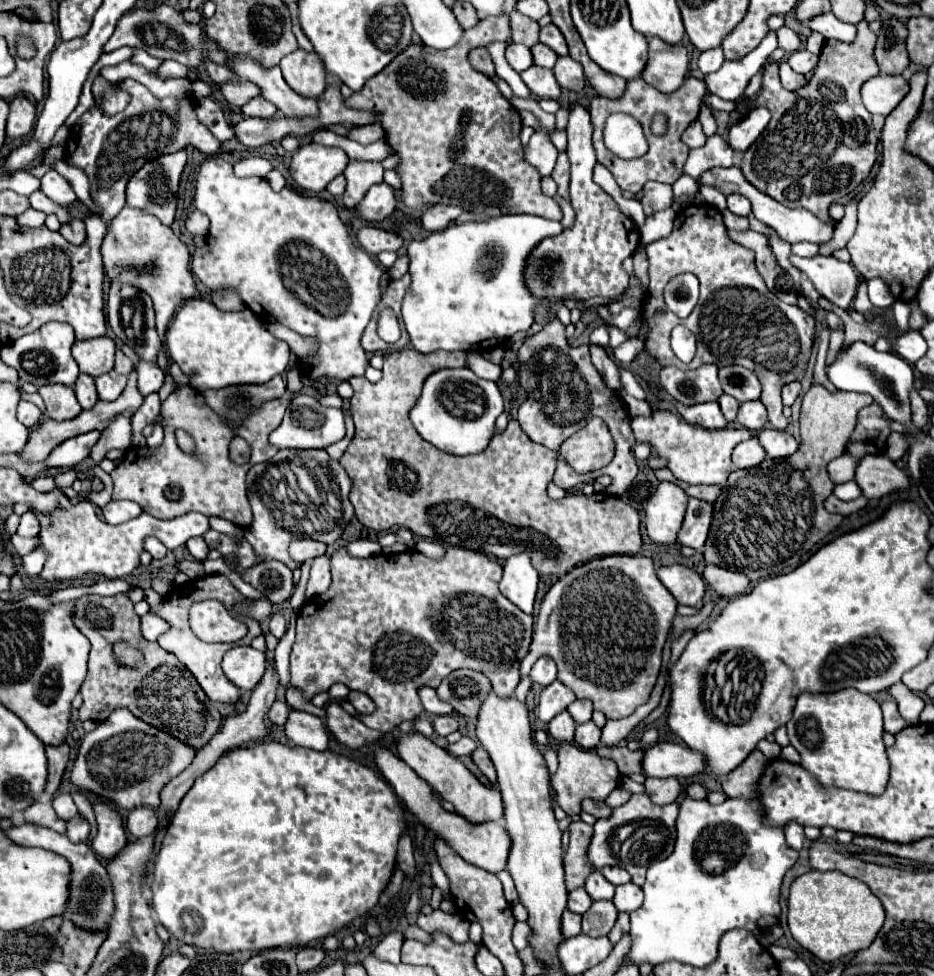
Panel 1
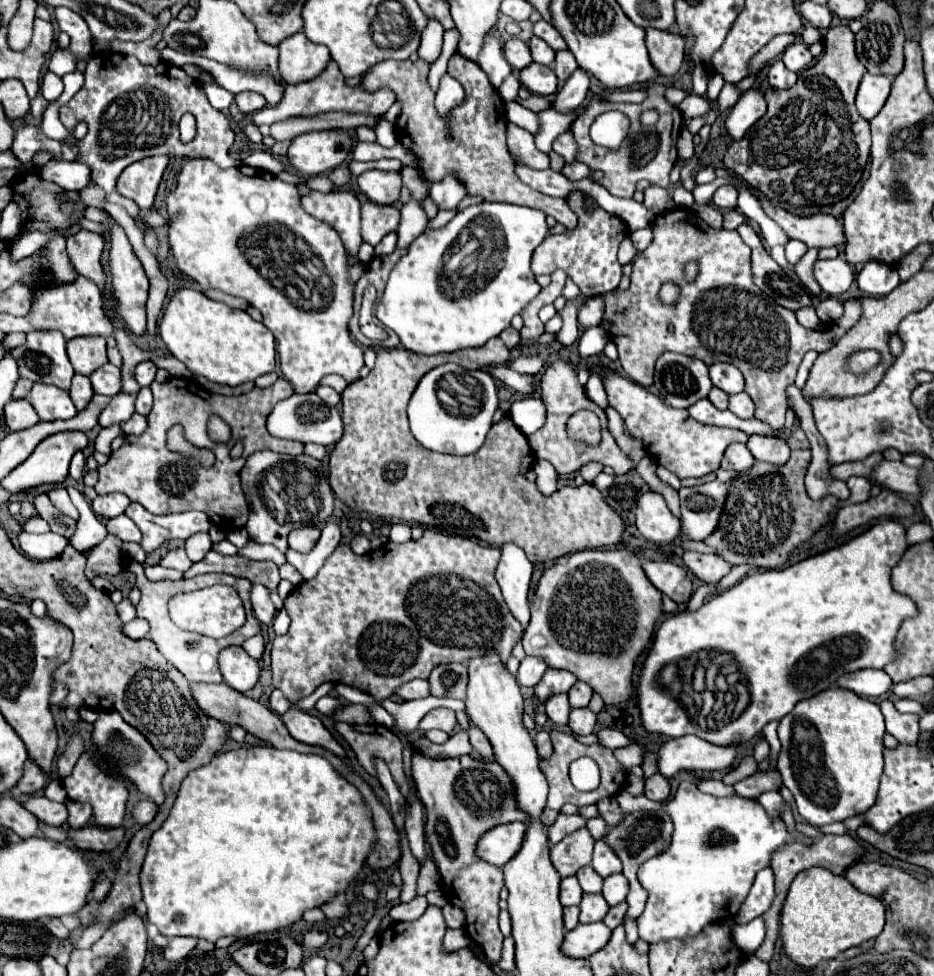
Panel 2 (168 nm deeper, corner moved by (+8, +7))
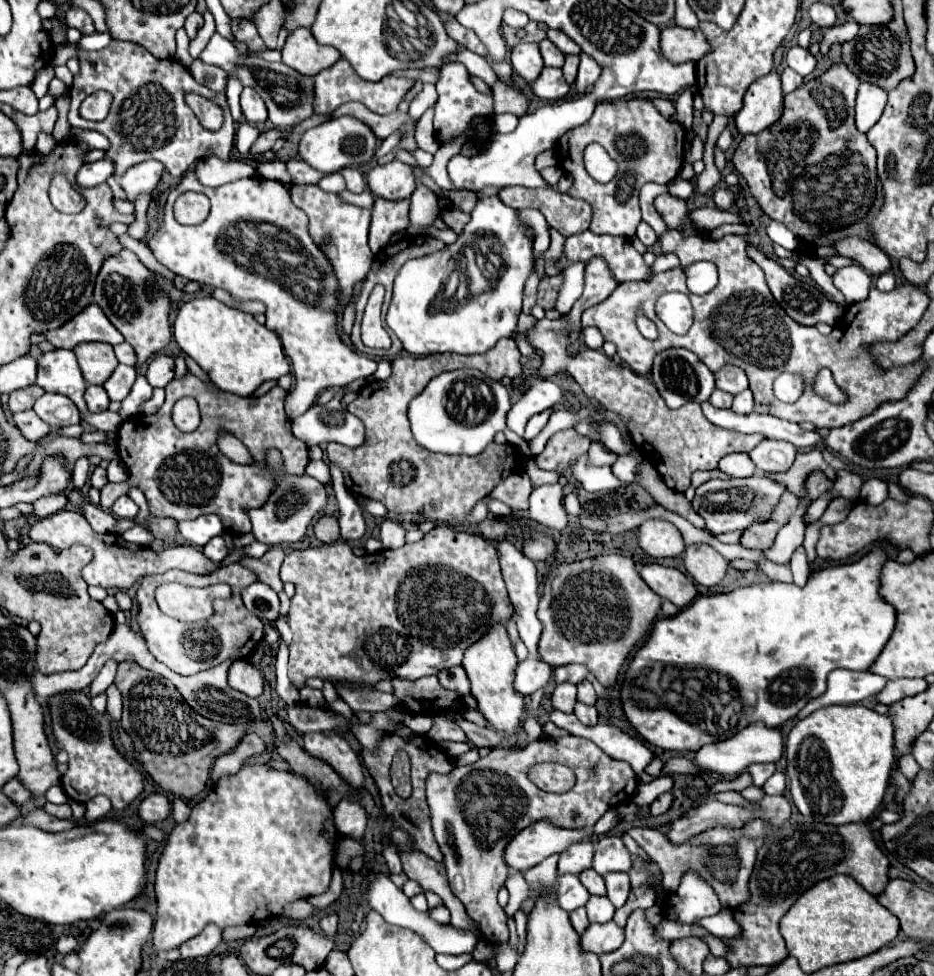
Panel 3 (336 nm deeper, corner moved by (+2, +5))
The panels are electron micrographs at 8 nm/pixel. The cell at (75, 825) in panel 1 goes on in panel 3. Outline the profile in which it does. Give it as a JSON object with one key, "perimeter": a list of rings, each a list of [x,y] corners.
{"perimeter":[[[97,795],[93,797],[91,801],[85,803],[87,805],[87,813],[85,813],[85,819],[87,821],[97,821],[97,819],[103,819],[109,811],[111,811],[111,801],[105,797],[105,795]]]}

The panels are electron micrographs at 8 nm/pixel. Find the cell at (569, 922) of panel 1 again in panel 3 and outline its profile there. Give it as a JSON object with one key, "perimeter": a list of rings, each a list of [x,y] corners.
{"perimeter":[[[579,907],[579,909],[575,909],[575,911],[571,911],[569,913],[569,919],[571,919],[571,925],[575,927],[575,931],[581,935],[585,929],[587,929],[587,925],[589,925],[589,921],[587,921],[587,913],[585,913],[585,907]]]}

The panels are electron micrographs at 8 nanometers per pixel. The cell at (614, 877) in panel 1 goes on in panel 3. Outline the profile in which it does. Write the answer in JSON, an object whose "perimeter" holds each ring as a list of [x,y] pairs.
{"perimeter":[[[605,835],[595,841],[595,857],[593,869],[599,875],[607,875],[611,871],[629,871],[631,869],[631,855],[617,835]]]}

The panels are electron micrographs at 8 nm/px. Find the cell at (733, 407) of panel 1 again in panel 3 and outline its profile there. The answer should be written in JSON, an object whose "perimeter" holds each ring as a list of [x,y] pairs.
{"perimeter":[[[715,389],[713,393],[711,393],[711,397],[709,397],[709,403],[713,405],[713,407],[731,407],[731,401],[733,401],[733,395],[729,395],[729,393],[725,393],[725,391],[721,391],[721,389]]]}

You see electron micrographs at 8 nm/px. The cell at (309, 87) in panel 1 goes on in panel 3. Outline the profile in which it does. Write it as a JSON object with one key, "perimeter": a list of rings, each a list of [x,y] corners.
{"perimeter":[[[305,27],[293,29],[283,45],[283,63],[297,69],[303,75],[317,75],[319,71],[335,65],[341,53],[335,47],[319,45],[313,33]]]}

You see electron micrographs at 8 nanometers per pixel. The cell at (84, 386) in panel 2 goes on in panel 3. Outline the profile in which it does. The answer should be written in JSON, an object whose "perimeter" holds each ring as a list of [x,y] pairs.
{"perimeter":[[[89,385],[87,391],[85,391],[85,401],[87,401],[87,407],[91,413],[101,413],[109,407],[109,397],[105,393],[103,387],[95,387],[95,385]]]}

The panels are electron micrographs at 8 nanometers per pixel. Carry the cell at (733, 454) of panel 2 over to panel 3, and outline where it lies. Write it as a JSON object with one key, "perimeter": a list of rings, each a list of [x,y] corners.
{"perimeter":[[[733,453],[719,461],[719,471],[727,473],[729,477],[751,477],[755,475],[755,465],[751,465],[751,459],[747,453]]]}

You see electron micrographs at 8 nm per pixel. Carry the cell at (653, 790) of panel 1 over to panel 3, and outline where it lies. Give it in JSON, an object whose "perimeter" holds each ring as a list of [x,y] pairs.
{"perimeter":[[[663,793],[659,795],[653,803],[651,803],[651,815],[663,815],[669,807],[671,807],[671,801],[673,801],[673,793]]]}

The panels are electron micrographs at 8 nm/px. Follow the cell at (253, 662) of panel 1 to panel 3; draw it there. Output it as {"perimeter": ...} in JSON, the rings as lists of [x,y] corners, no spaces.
{"perimeter":[[[239,659],[229,669],[229,685],[249,697],[259,697],[263,693],[263,675],[245,659]]]}

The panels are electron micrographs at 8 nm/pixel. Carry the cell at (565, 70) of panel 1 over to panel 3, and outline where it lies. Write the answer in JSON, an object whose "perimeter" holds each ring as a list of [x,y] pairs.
{"perimeter":[[[567,55],[567,57],[565,57],[565,65],[563,65],[563,75],[565,75],[565,81],[567,81],[569,85],[575,83],[577,67],[579,67],[579,55]]]}

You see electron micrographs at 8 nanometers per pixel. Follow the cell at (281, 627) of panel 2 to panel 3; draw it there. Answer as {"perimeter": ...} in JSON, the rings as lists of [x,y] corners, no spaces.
{"perimeter":[[[281,647],[277,651],[277,661],[275,661],[275,669],[277,669],[277,695],[287,703],[299,703],[299,689],[289,681],[287,677],[287,659],[289,659],[289,651],[285,647]]]}

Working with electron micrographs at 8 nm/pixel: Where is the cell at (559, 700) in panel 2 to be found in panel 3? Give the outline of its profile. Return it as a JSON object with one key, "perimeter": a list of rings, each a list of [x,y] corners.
{"perimeter":[[[559,683],[551,701],[555,709],[563,713],[573,713],[573,705],[577,703],[577,687],[573,683]]]}

